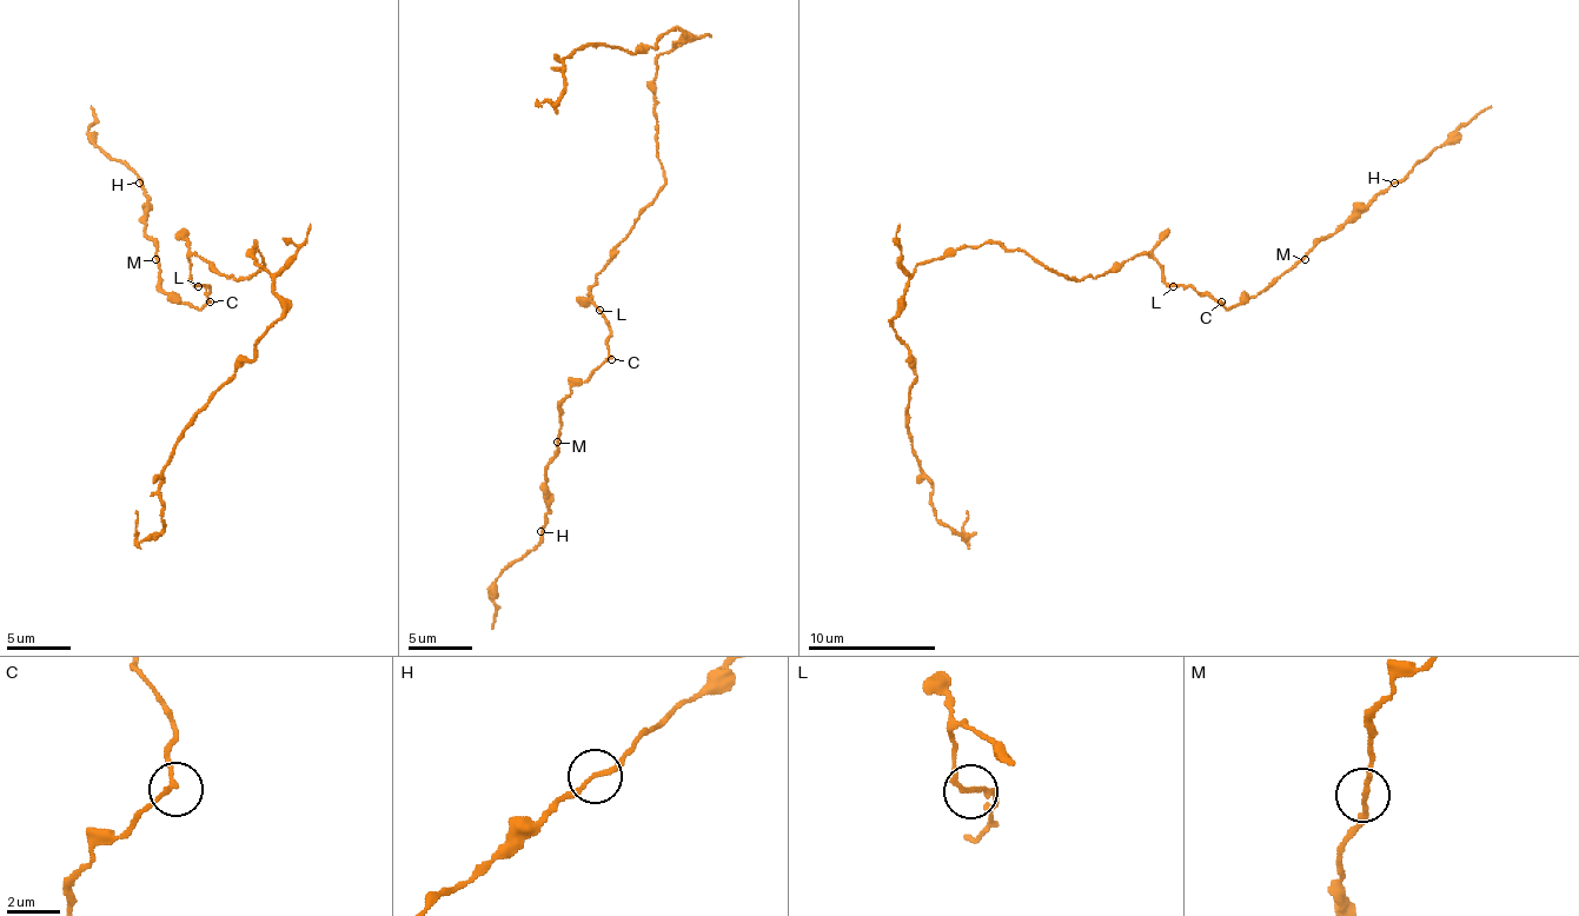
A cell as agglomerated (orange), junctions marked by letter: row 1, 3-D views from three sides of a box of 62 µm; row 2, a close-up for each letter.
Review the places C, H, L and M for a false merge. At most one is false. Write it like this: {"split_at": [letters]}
{"split_at": ["L"]}

